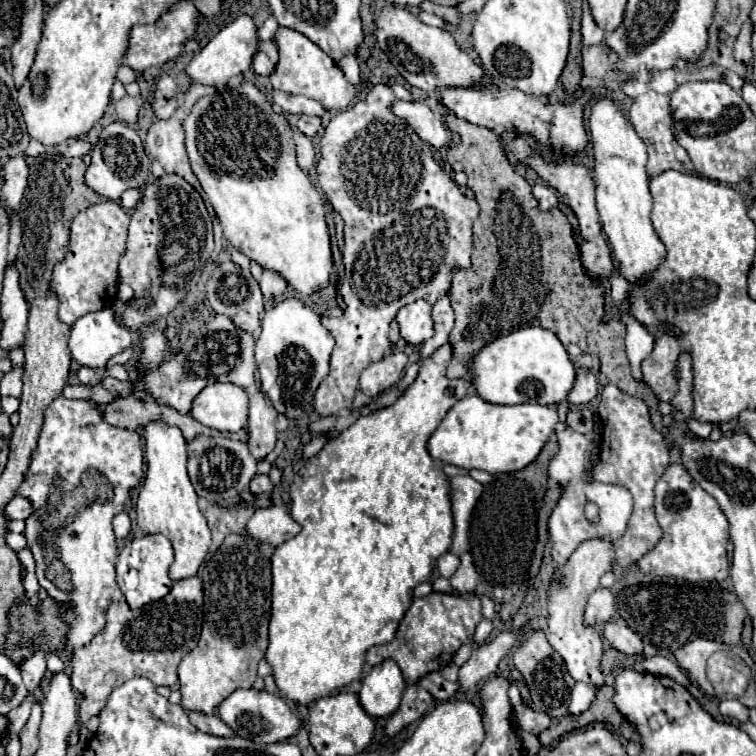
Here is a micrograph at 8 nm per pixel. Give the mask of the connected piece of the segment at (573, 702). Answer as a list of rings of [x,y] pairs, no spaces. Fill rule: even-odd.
[[[577,682],[571,691],[570,703],[568,705],[569,713],[572,715],[584,713],[592,705],[594,697],[596,697],[596,687],[592,687],[588,683]]]

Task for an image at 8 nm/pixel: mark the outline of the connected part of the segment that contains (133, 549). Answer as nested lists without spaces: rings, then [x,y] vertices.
[[[142,535],[134,537],[130,543],[124,545],[116,563],[116,573],[118,573],[116,581],[132,609],[158,601],[170,593],[172,579],[168,577],[168,567],[172,565],[172,561],[174,561],[174,551],[164,535]]]

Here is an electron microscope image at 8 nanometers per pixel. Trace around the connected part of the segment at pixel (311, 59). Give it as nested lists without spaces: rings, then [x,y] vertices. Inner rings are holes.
[[[278,27],[276,45],[278,45],[278,51],[280,51],[280,61],[278,61],[276,69],[274,69],[274,73],[270,75],[272,89],[312,97],[312,99],[320,101],[330,111],[342,111],[354,101],[356,89],[346,81],[346,77],[340,71],[340,67],[336,65],[336,61],[332,61],[308,37],[304,37],[302,33],[294,31],[294,29]]]

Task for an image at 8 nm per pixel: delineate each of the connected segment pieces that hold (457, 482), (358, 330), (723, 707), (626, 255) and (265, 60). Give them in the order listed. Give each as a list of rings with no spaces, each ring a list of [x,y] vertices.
[[[470,475],[450,477],[450,499],[454,513],[454,543],[452,551],[460,555],[469,549],[469,527],[476,503],[483,492],[483,485],[474,481]]]
[[[374,85],[362,101],[330,119],[320,143],[322,159],[316,165],[318,185],[344,221],[344,275],[338,281],[338,293],[346,303],[342,317],[322,321],[336,339],[336,345],[330,359],[330,371],[314,393],[312,409],[320,417],[352,409],[360,371],[392,351],[388,327],[400,307],[414,303],[416,299],[426,299],[434,305],[448,293],[452,279],[450,273],[472,265],[472,223],[478,217],[480,207],[442,171],[438,161],[432,157],[430,145],[422,141],[402,117],[392,113],[392,101],[396,101],[396,95],[388,85]]]
[[[722,699],[718,705],[718,711],[722,715],[728,715],[728,717],[740,721],[740,723],[748,721],[748,709],[738,699]]]
[[[612,97],[594,99],[590,105],[590,141],[594,153],[596,203],[602,231],[612,247],[612,255],[628,281],[646,279],[666,255],[666,249],[652,229],[652,195],[648,191],[646,145],[632,129],[630,119],[620,111]]]
[[[258,51],[256,53],[256,57],[254,57],[254,61],[252,61],[252,69],[258,73],[258,75],[270,75],[272,73],[272,63],[270,63],[270,59],[268,55],[264,53],[264,51]]]

